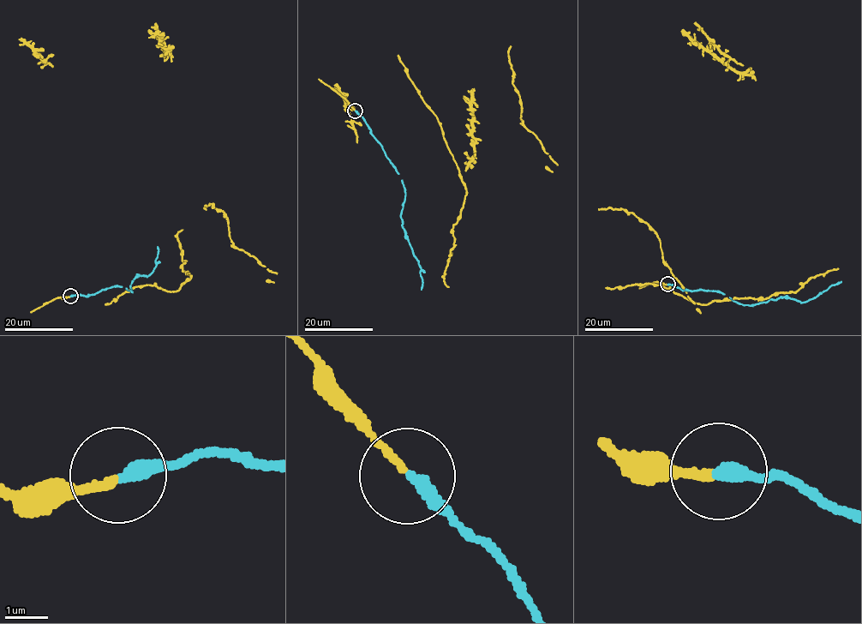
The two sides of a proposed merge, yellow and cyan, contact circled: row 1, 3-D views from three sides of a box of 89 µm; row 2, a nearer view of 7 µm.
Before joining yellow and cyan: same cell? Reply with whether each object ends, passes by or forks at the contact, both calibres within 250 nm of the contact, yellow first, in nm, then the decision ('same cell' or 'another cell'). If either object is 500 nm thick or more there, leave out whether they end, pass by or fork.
yellow ends | cyan ends | 180/320 nm | same cell

